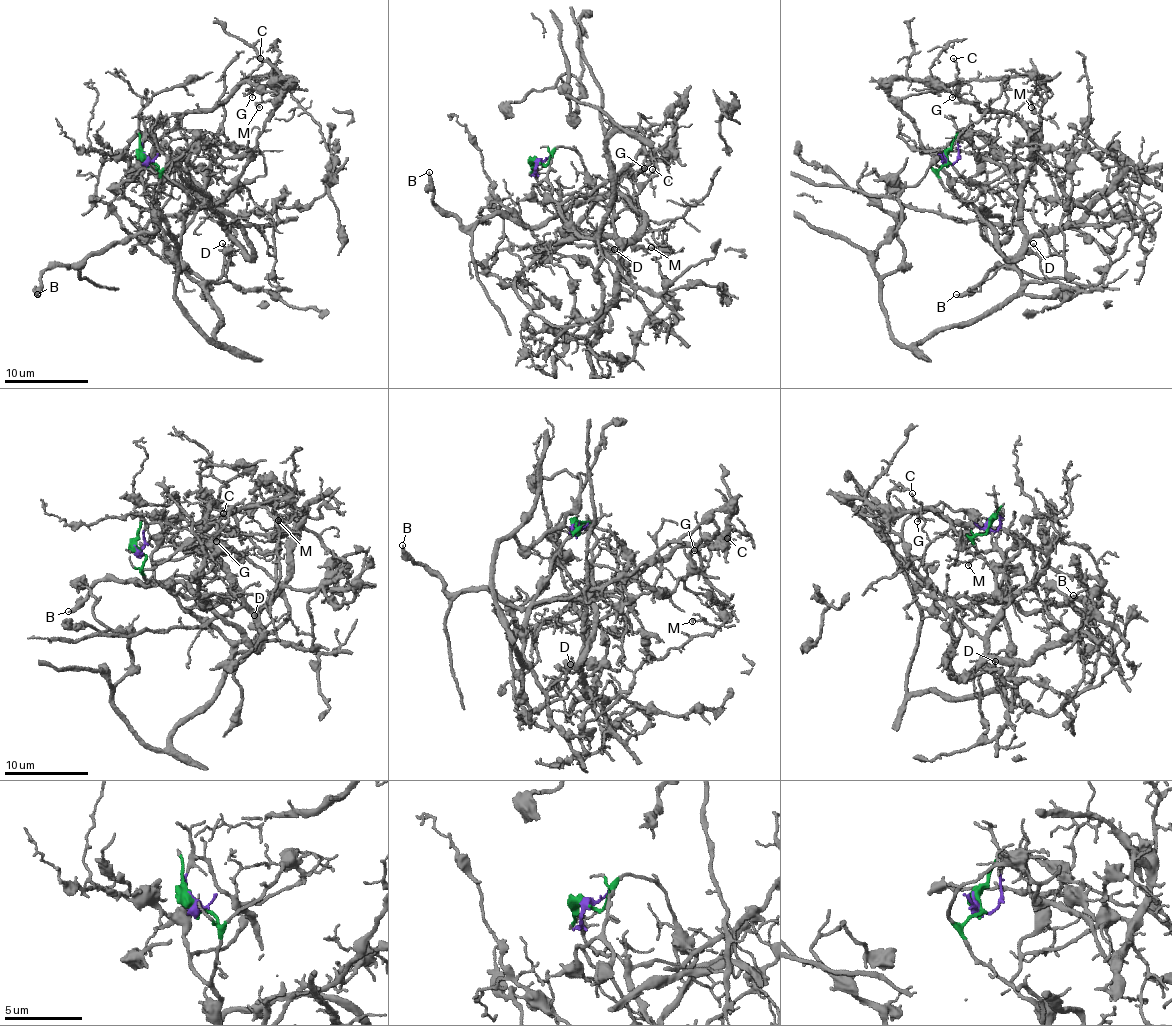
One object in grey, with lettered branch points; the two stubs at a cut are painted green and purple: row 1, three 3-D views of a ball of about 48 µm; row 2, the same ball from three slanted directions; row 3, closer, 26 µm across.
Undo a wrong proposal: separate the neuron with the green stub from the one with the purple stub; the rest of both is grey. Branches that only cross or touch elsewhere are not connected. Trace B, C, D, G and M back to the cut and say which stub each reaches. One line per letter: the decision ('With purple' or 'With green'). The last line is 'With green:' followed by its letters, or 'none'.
B: With purple
C: With purple
D: With green
G: With purple
M: With purple
With green: D

